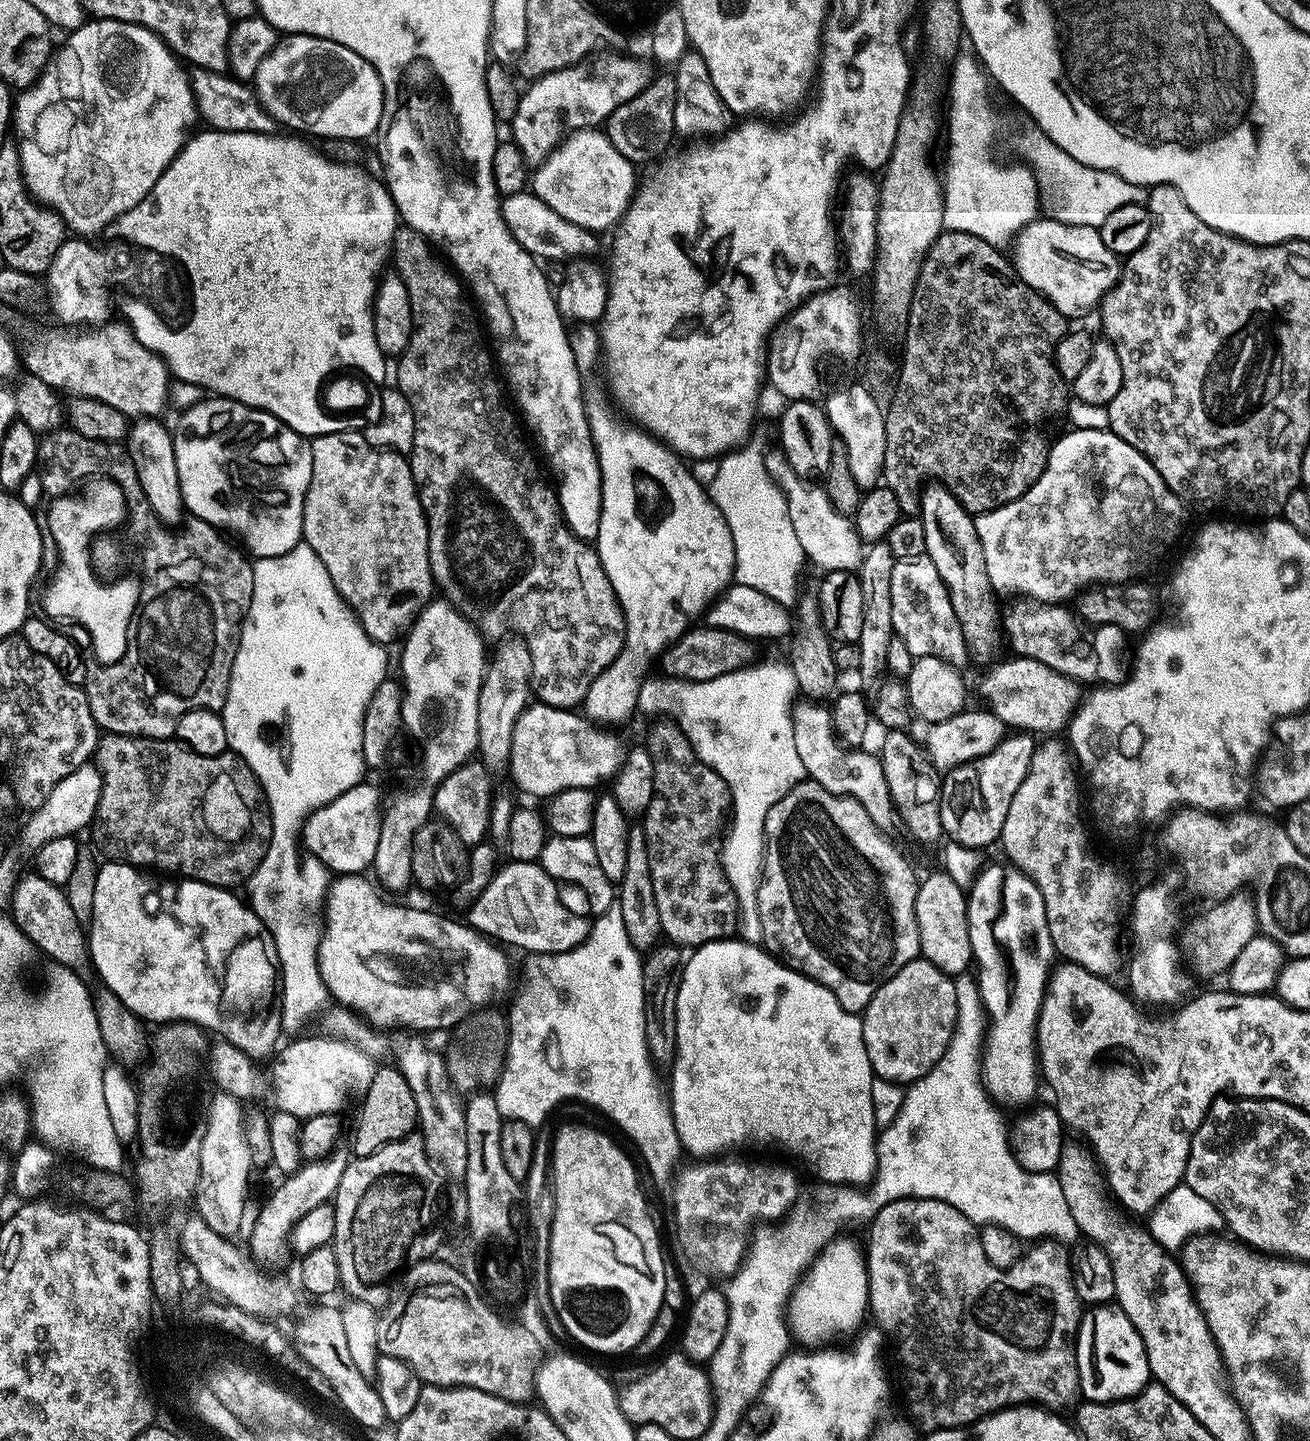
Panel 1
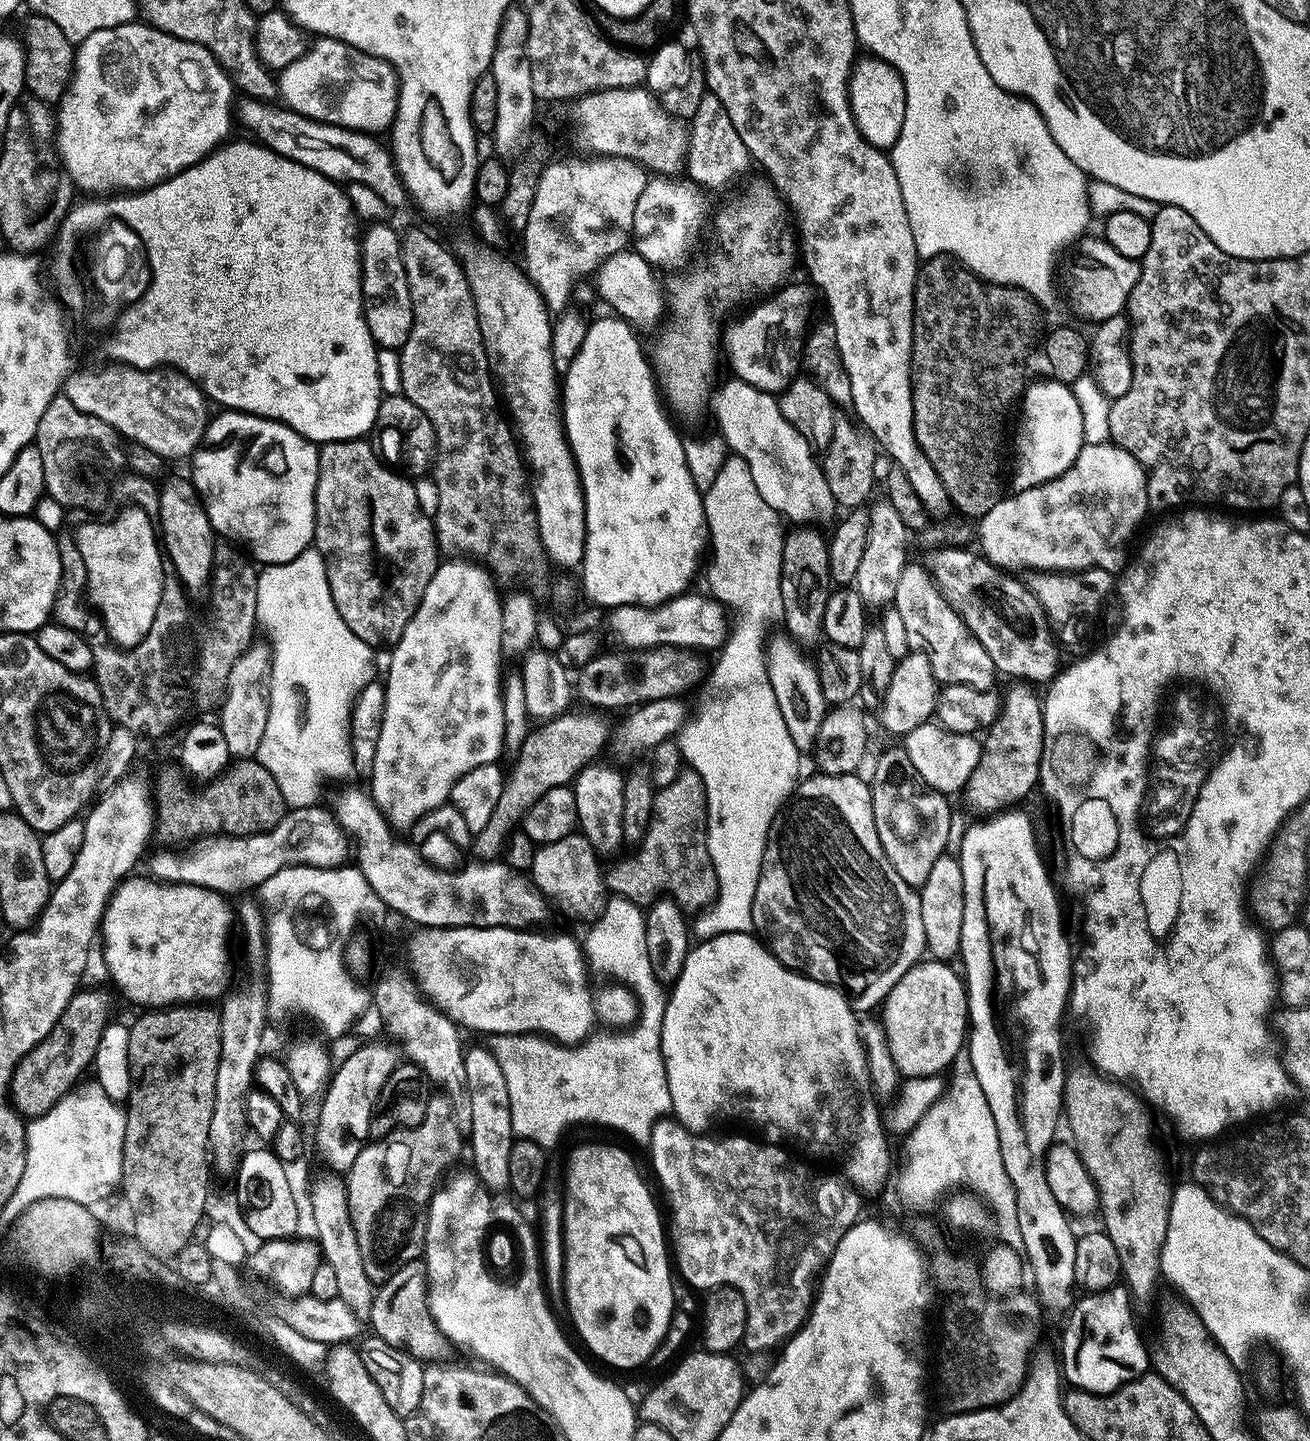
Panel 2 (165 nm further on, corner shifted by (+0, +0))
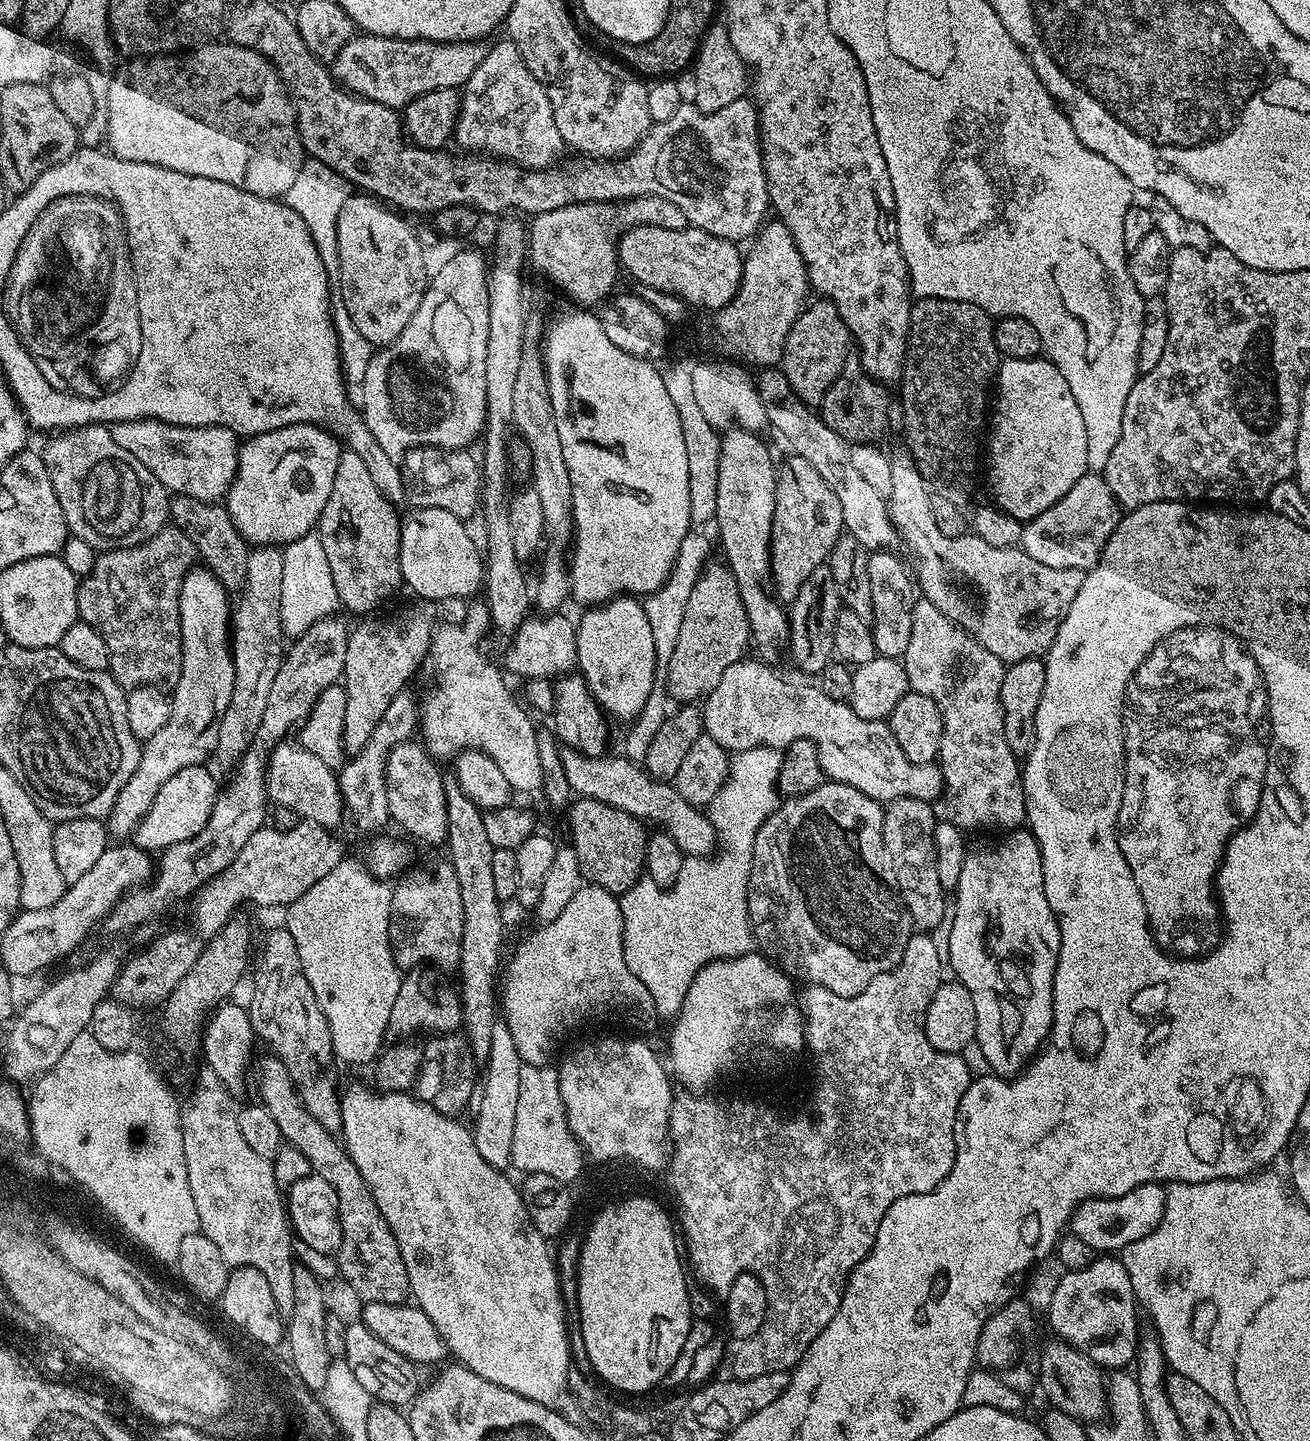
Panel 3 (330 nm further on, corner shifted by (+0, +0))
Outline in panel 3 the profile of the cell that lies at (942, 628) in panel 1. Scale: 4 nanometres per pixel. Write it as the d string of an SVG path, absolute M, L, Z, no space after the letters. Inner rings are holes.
M923 598L917 599L914 606L914 626L910 626L910 646L906 646L906 654L902 658L904 669L906 670L906 678L908 679L909 689L918 694L926 694L930 698L936 700L936 704L940 707L940 713L944 716L944 733L942 734L942 742L940 743L940 754L938 757L938 767L942 775L944 775L944 791L943 795L948 796L948 804L952 807L954 822L961 830L969 830L975 824L993 824L996 828L1004 828L1003 830L1016 830L1025 823L1026 802L1024 801L1024 782L1022 779L1021 761L1010 750L1010 742L1006 742L1006 726L1004 725L1004 711L1000 705L1000 691L1002 690L1002 678L1006 665L998 658L994 658L994 654L990 654L990 650L986 650L981 646L973 636L968 635L963 628L957 626L956 623L946 614L942 614L942 610L938 610L938 606L934 606L934 602Z

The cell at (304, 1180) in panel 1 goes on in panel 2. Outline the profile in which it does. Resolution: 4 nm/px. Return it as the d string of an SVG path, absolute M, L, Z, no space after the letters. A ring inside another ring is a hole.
M385 1039L372 1040L369 1044L368 1041L361 1043L360 1048L354 1050L354 1054L350 1054L350 1058L339 1061L335 1065L334 1071L323 1089L322 1099L319 1101L319 1103L321 1102L320 1117L316 1120L316 1136L320 1139L321 1150L324 1151L329 1162L333 1164L329 1165L342 1174L347 1173L349 1166L354 1162L354 1158L358 1158L364 1145L369 1143L374 1119L372 1107L375 1106L376 1099L378 1101L381 1099L384 1087L389 1084L397 1064L401 1063L402 1060L401 1045L391 1039Z

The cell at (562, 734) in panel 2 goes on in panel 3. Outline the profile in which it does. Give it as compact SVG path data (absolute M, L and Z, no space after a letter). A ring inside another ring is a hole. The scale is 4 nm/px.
M707 563L701 572L701 577L698 578L697 585L691 591L690 598L687 599L686 612L682 617L678 646L671 655L668 693L681 705L703 701L708 693L714 690L714 686L722 682L722 674L726 674L726 670L734 666L734 662L745 659L747 652L744 651L750 648L752 631L746 616L746 606L742 604L742 594L738 592L738 582L727 563L719 563Z

